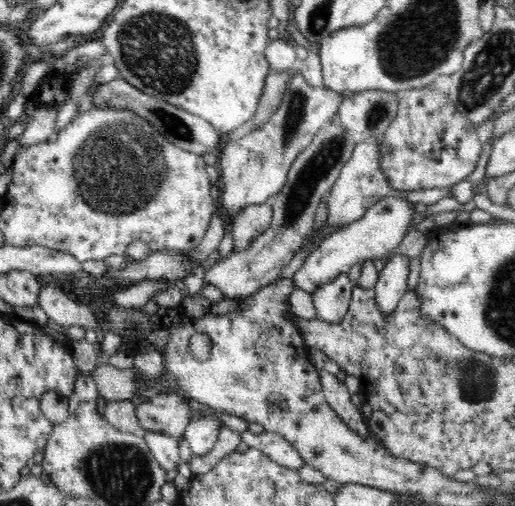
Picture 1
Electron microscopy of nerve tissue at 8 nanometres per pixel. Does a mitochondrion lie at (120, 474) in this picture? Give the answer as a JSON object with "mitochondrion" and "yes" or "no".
{"mitochondrion":"yes"}

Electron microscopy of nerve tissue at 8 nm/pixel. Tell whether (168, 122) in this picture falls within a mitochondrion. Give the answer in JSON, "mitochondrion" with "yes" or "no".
{"mitochondrion":"yes"}

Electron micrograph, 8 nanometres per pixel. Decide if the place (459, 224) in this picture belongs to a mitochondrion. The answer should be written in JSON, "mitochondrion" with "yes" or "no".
{"mitochondrion":"no"}

